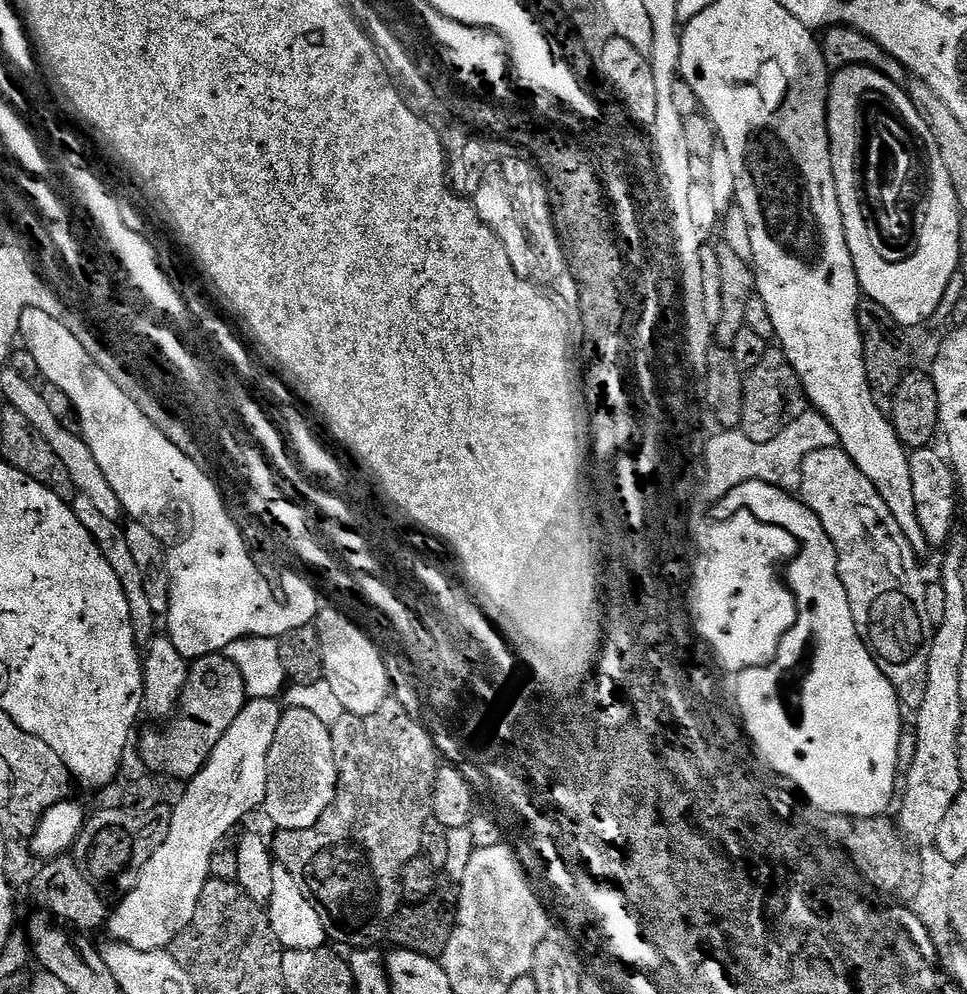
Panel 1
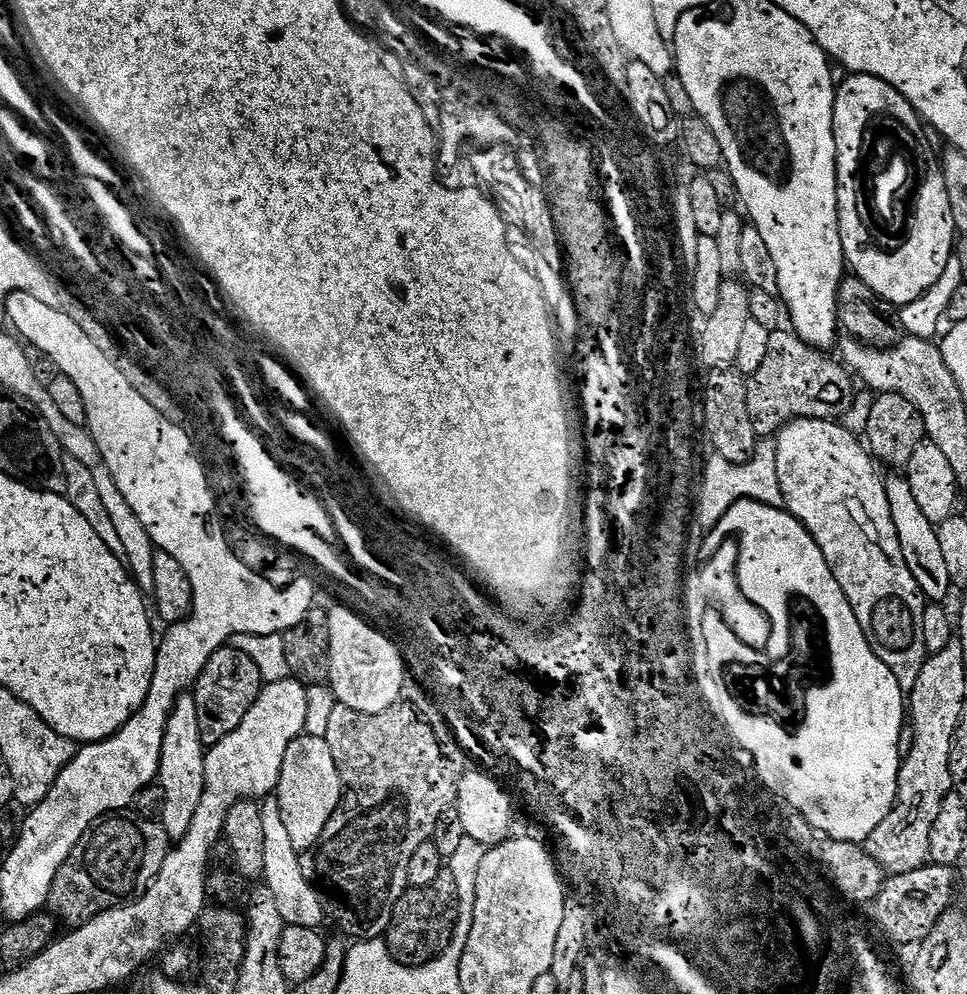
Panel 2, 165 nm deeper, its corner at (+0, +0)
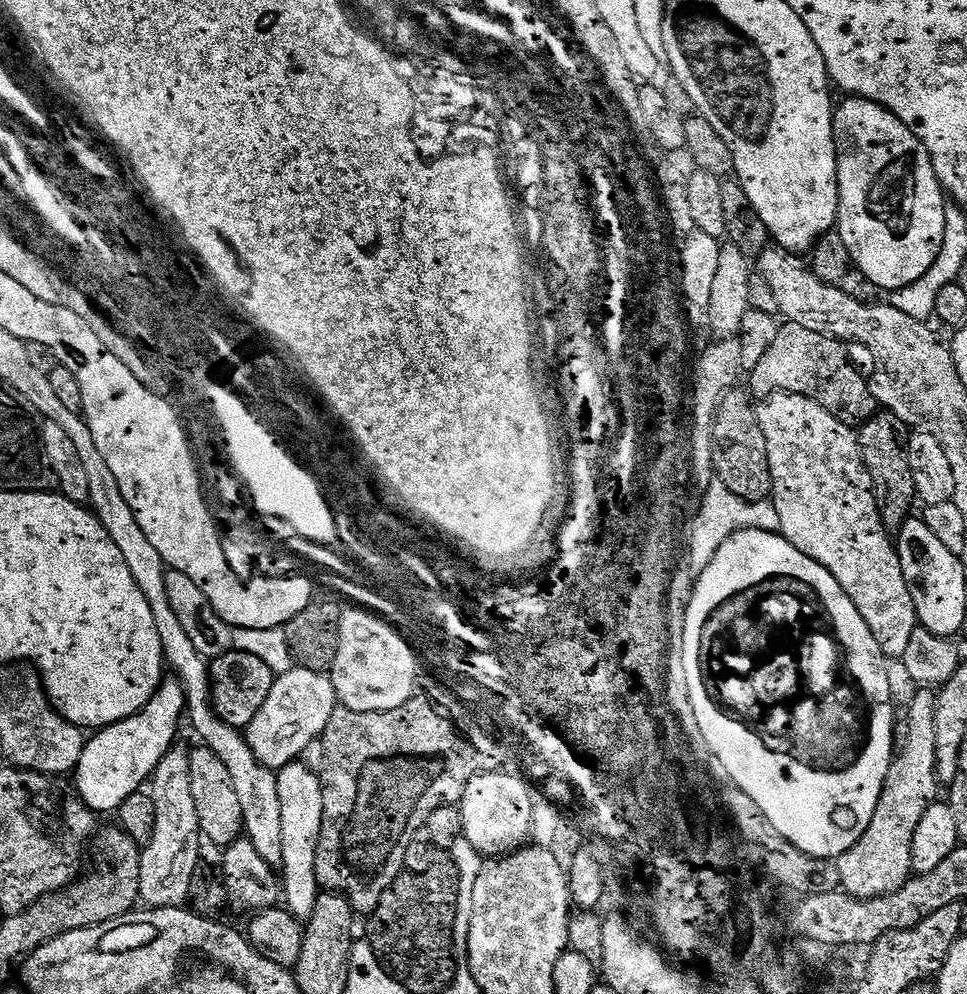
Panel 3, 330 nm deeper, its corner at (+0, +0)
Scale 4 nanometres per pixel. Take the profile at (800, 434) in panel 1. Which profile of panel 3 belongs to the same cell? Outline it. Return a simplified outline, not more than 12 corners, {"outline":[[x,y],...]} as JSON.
{"outline":[[710,480],[687,543],[690,572],[744,528],[779,532],[771,499],[741,500]]}

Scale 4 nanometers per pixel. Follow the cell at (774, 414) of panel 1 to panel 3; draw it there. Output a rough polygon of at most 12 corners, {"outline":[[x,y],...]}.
{"outline":[[781,323],[751,395],[798,394],[853,426],[876,415],[845,341]]}

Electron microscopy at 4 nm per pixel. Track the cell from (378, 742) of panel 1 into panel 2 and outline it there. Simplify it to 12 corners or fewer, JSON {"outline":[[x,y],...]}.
{"outline":[[407,702],[342,703],[346,787],[310,864],[329,921],[387,933],[458,771]]}

